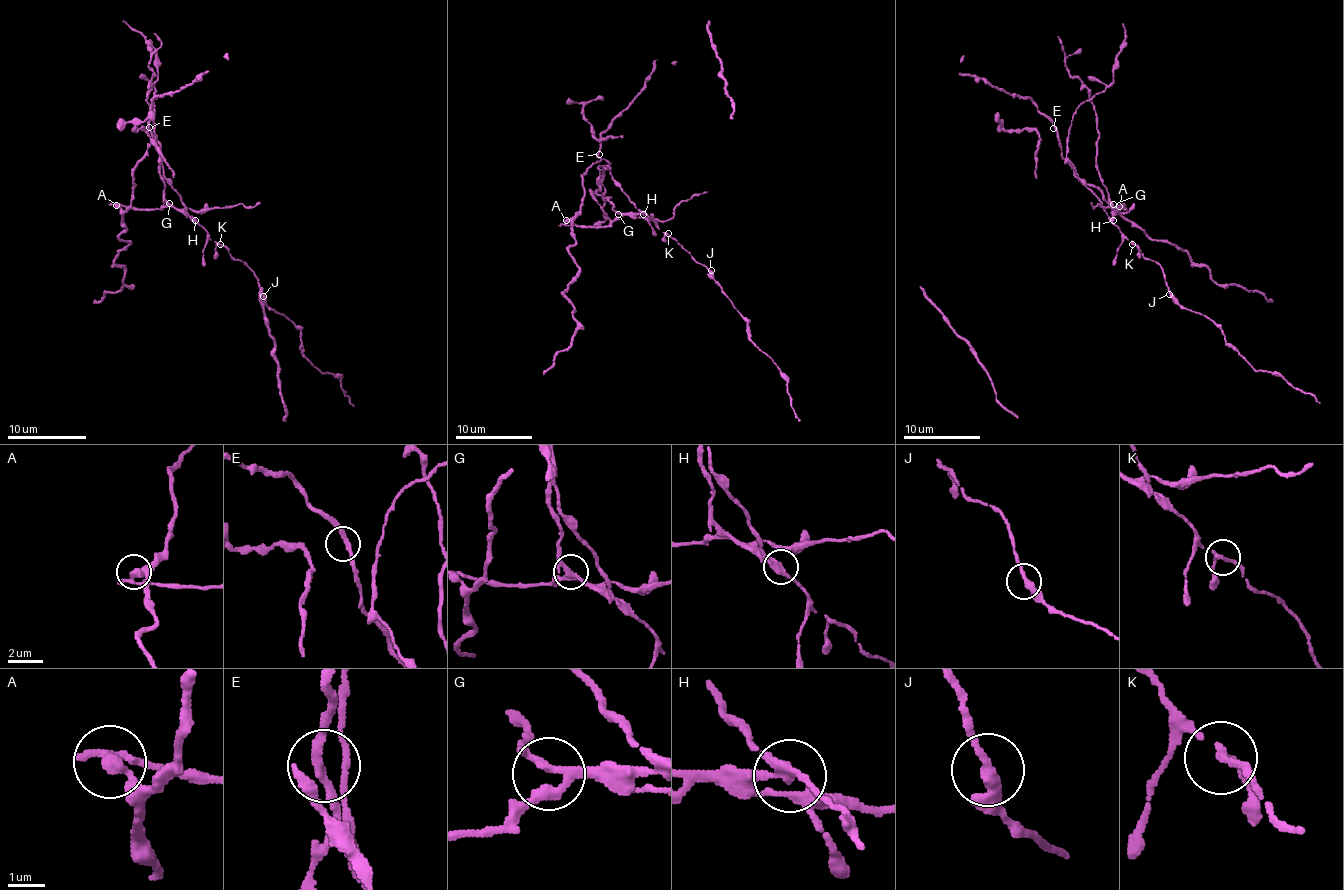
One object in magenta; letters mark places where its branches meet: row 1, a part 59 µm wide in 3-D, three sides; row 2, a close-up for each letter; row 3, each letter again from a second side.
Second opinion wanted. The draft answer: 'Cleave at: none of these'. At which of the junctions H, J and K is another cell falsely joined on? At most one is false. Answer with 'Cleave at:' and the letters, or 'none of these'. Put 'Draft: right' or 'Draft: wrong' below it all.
Cleave at: H
Draft: wrong

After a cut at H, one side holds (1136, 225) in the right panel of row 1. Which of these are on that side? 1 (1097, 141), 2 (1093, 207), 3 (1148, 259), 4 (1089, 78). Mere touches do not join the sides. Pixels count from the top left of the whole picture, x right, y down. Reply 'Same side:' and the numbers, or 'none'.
Same side: 1, 2

